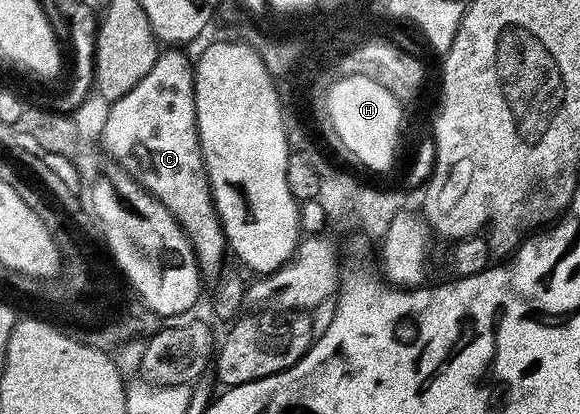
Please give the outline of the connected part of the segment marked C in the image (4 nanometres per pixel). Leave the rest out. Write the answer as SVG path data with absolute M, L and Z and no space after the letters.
M177 46L170 47L168 50L161 50L157 53L157 60L154 65L151 66L151 70L147 74L143 75L143 78L139 79L139 82L132 86L131 90L127 91L127 94L123 94L121 98L110 103L108 105L109 113L105 116L105 121L101 124L101 144L105 147L105 156L108 159L114 160L117 164L121 164L123 170L128 172L134 181L142 189L148 191L154 198L158 199L175 217L178 224L181 225L181 229L185 231L186 236L189 237L190 244L193 245L193 252L197 256L198 265L206 277L222 275L221 263L225 260L225 254L227 256L227 245L225 241L224 230L221 226L221 220L217 216L216 206L213 201L213 193L210 191L208 170L205 168L204 155L201 152L200 134L197 129L197 99L195 98L195 86L193 85L193 78L195 75L195 64L192 59L188 60L184 56L182 49Z

